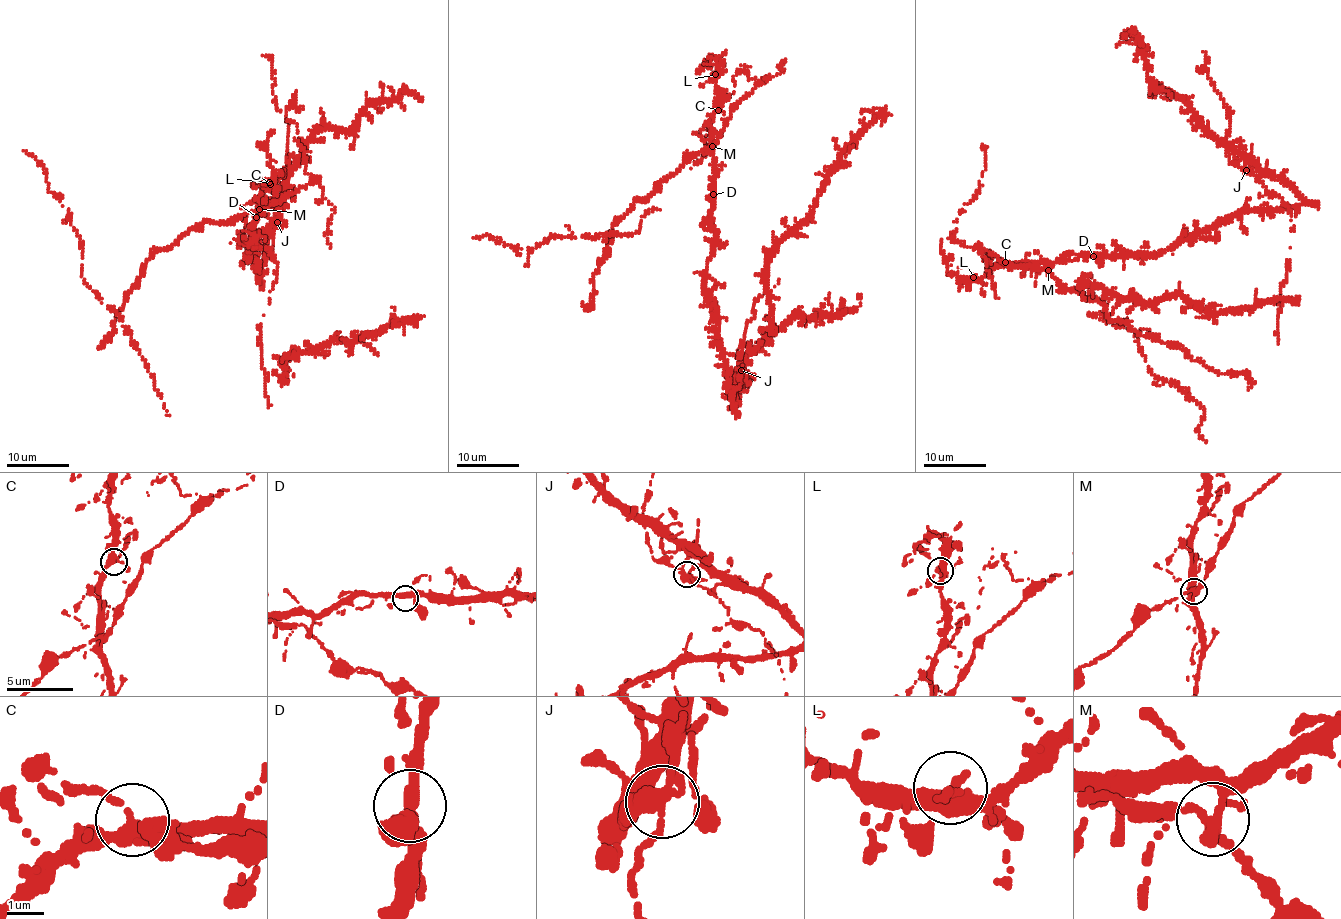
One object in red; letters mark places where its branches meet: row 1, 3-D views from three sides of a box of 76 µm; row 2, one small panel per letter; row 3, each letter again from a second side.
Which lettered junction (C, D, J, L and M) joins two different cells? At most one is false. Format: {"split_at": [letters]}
{"split_at": ["M"]}

